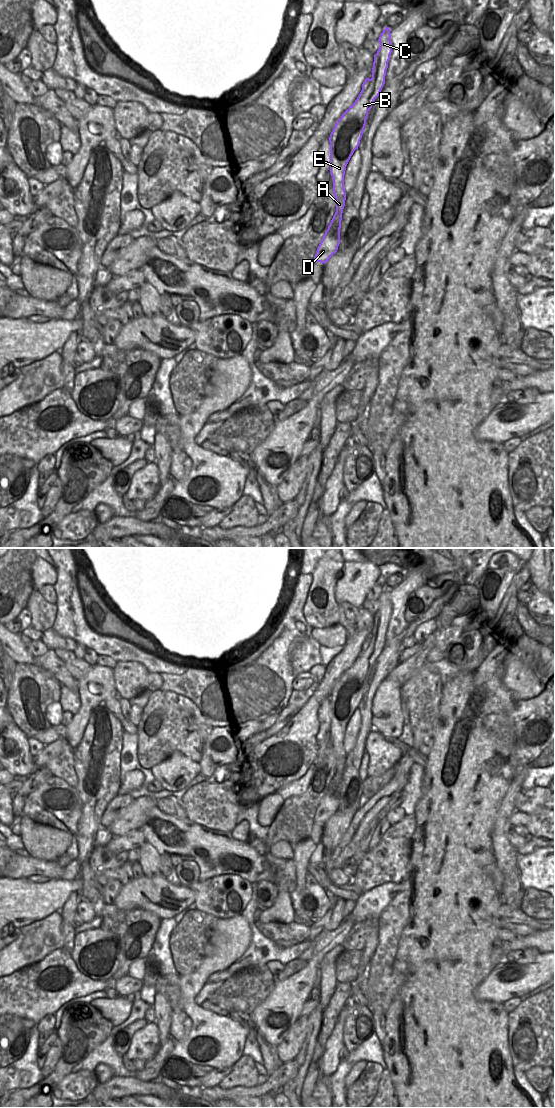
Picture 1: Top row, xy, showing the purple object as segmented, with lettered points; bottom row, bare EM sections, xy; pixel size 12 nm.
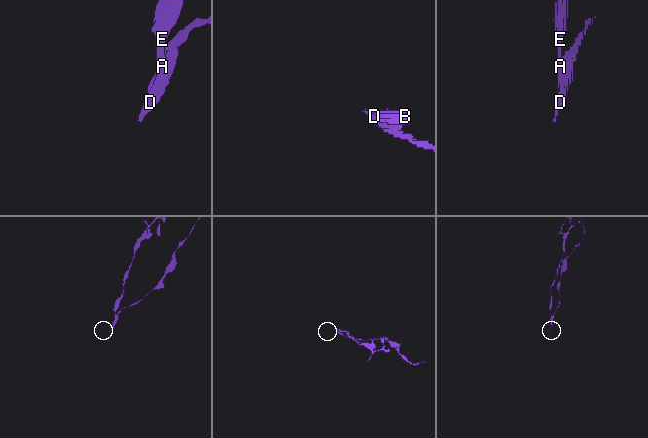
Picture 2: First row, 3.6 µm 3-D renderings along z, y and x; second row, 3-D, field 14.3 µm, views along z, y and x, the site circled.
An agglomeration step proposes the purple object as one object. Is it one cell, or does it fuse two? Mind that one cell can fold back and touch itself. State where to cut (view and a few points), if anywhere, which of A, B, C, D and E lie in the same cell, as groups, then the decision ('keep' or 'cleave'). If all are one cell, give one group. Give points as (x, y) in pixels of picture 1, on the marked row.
cut in xy along (336, 210), (341, 213); A B C E / D; cleave

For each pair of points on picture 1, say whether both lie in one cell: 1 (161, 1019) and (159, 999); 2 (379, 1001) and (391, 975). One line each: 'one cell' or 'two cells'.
1: one cell
2: one cell

